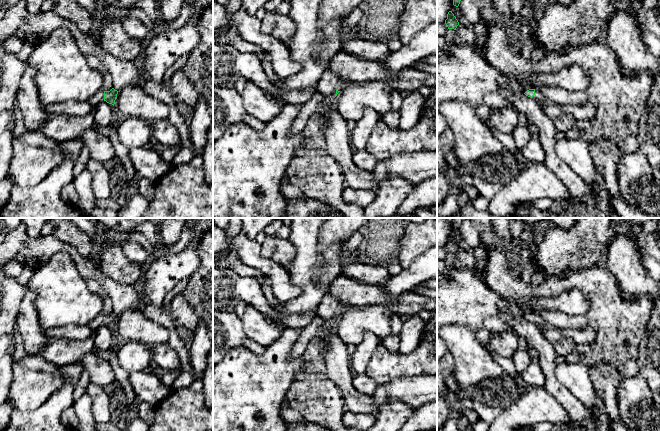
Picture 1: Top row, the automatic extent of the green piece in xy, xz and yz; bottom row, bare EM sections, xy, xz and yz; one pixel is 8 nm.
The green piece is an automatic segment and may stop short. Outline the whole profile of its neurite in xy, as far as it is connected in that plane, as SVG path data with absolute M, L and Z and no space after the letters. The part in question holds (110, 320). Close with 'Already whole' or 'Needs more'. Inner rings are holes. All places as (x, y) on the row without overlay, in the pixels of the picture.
M112 312L110 315L103 315L102 313L95 317L89 325L92 331L96 331L98 327L106 325L114 330L118 315Z. Needs more

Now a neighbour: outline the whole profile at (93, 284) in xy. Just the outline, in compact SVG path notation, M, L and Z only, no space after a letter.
M90 279L86 281L88 288L95 294L99 295L103 301L102 314L110 315L112 311L112 301L107 295L106 291L99 284L96 279Z

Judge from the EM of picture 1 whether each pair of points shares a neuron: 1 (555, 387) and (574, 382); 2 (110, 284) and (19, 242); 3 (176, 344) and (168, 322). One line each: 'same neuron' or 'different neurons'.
1: different neurons
2: same neuron
3: same neuron

